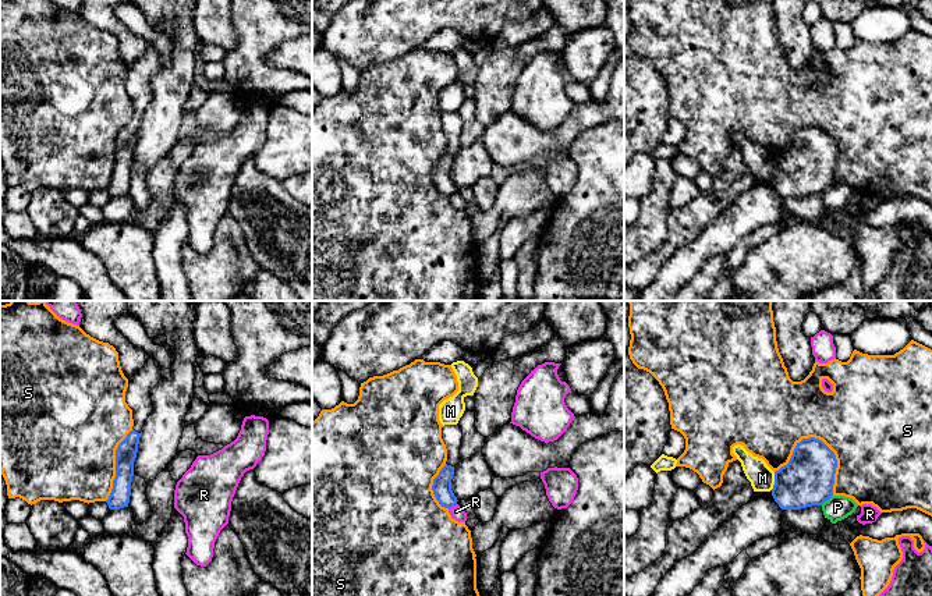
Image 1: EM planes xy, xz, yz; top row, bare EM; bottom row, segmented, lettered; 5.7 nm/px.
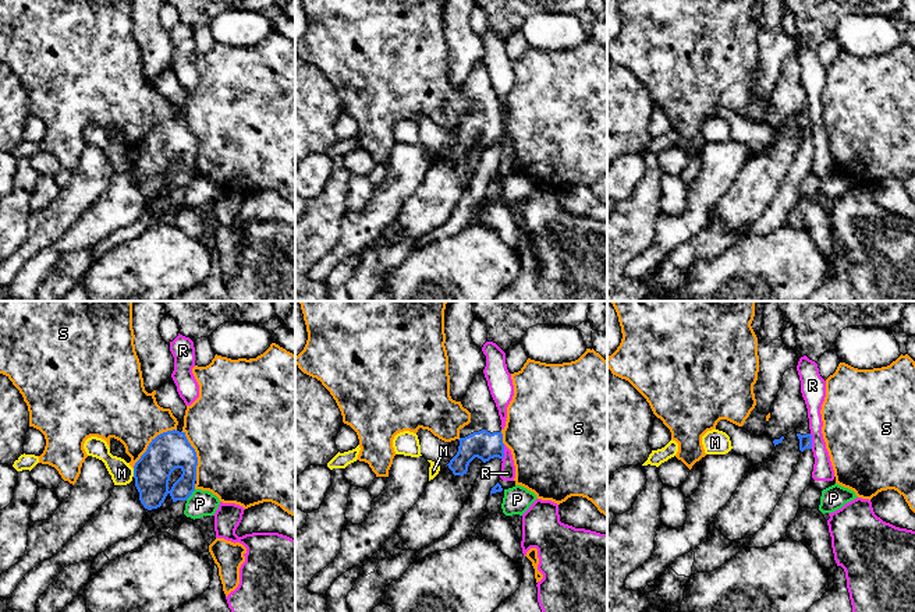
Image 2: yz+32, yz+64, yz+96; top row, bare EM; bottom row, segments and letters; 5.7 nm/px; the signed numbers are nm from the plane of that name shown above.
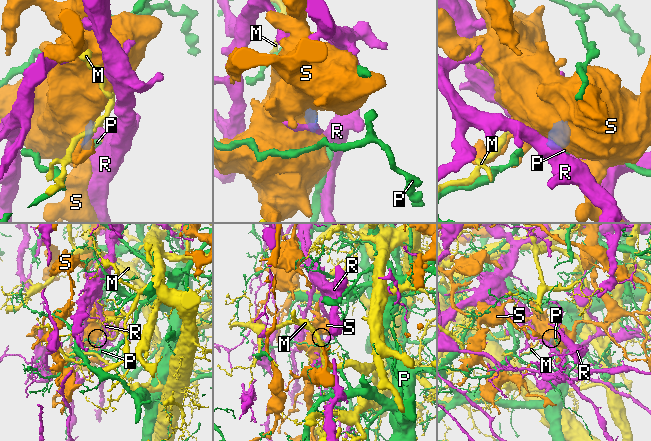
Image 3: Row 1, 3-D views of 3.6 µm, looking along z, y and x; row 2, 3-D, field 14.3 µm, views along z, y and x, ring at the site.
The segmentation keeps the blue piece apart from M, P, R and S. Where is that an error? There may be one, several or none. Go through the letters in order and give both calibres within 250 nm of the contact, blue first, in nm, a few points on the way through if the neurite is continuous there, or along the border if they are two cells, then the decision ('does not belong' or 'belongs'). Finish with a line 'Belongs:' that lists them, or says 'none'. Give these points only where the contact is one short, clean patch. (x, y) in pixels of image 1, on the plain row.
M: 300 nm thick on the blue side, 140 nm on the other; border along yz (775, 160), (775, 171), (771, 177); does not belong
P: 300 nm thick on the blue side, 140 nm on the other; border along yz (832, 183), (821, 192); does not belong
R: 110 nm thick on the blue side, 80 nm on the other; border along xz (456, 191), (449, 197); does not belong
S: 300 nm thick on the blue side, 460 nm on the other; does not belong
Belongs: none

